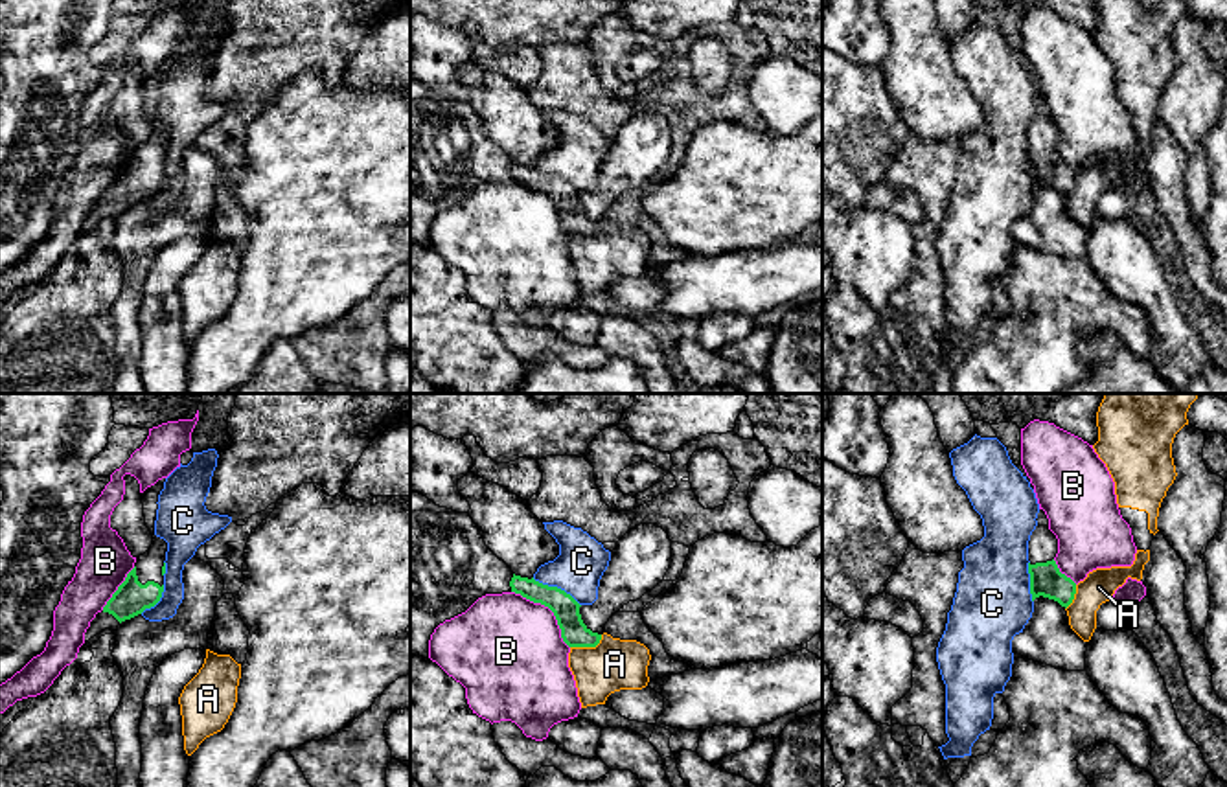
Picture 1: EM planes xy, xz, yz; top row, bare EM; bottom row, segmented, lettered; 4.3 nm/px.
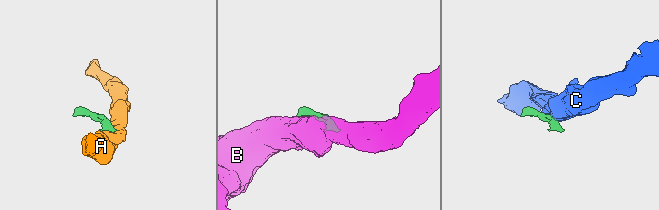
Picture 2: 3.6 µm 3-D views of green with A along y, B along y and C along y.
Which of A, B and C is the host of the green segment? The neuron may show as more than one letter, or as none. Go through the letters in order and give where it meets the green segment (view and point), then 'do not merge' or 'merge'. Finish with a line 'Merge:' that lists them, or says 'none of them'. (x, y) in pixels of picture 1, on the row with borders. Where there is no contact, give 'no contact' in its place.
A: xz (587, 646) | do not merge
B: xz (550, 609) | do not merge
C: xz (556, 587) | do not merge
Merge: none of them

